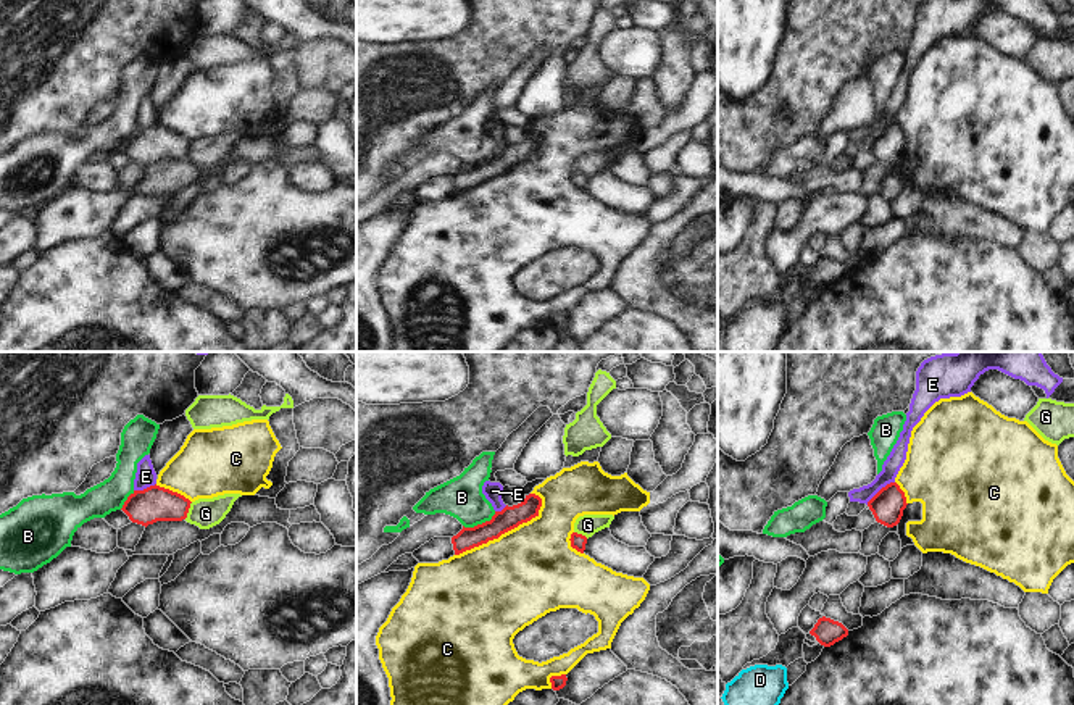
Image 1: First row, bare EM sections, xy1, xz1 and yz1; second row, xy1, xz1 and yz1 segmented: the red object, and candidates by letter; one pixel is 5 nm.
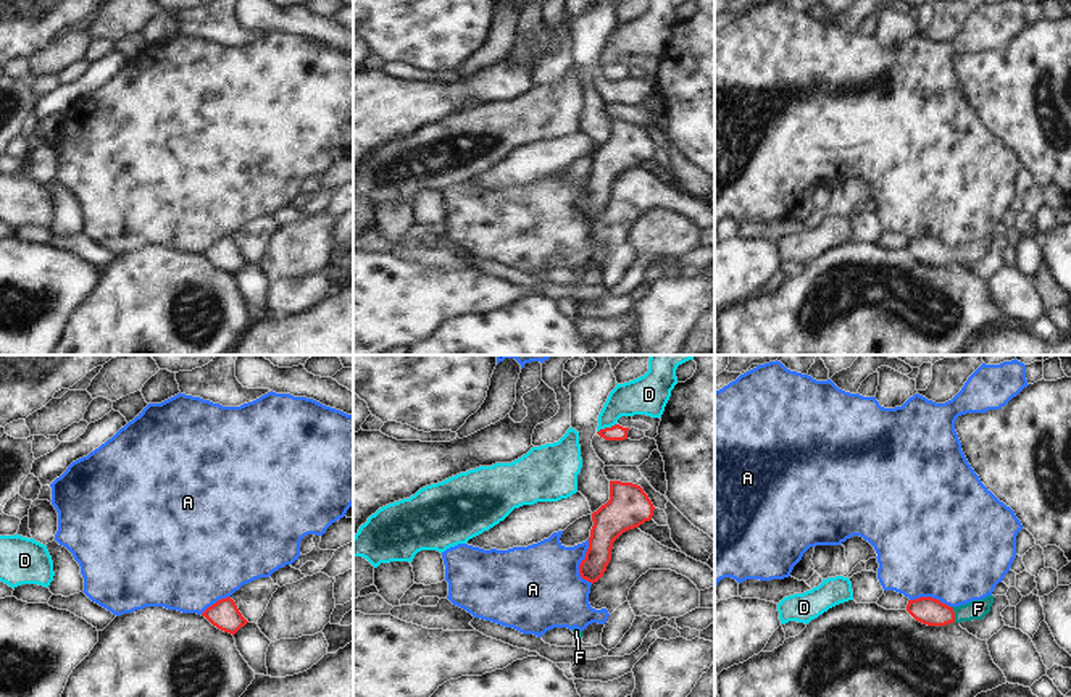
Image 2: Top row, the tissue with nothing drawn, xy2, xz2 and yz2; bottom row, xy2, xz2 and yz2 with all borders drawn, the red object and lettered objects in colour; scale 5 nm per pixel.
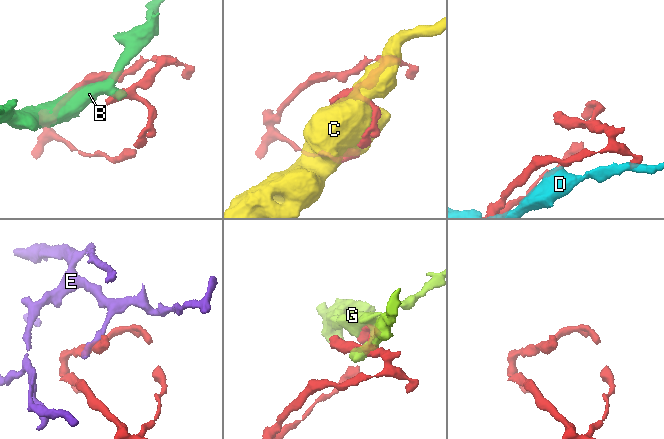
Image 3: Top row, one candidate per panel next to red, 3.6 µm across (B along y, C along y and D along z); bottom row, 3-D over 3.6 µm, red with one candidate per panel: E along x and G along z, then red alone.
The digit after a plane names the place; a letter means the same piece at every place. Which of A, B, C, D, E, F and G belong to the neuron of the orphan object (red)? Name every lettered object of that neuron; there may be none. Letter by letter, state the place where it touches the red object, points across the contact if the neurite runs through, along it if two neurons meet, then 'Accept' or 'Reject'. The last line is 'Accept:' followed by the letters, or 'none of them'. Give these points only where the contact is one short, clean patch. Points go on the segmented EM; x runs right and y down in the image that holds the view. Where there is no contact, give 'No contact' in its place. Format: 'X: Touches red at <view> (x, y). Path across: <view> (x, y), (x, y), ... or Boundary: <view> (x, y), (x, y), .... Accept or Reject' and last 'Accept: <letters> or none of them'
A: Touches red at xz2 (581, 563). Reject
B: Touches red at xz1 (479, 525). Boundary: xz1 (495, 512), (489, 520), (463, 526). Reject
C: Touches red at xz1 (503, 533). Reject
D: Touches red at xz2 (605, 428). Boundary: xz2 (615, 423), (597, 433). Reject
E: Touches red at yz1 (879, 491). Boundary: yz1 (894, 481), (887, 483), (866, 504). Reject
F: Touches red at yz2 (954, 615). Path across: yz2 (926, 610), (954, 615), (978, 609). Accept
G: Touches red at xy1 (187, 510). Reject
Accept: F

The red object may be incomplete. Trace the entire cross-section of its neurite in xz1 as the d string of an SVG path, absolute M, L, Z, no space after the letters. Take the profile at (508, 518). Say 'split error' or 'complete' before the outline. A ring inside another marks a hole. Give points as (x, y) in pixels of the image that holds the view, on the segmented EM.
complete; M535 494L526 495L526 499L513 507L505 507L502 511L495 511L490 521L477 524L474 528L464 528L452 537L455 555L498 539L502 534L518 528L522 523L539 516L542 499Z

